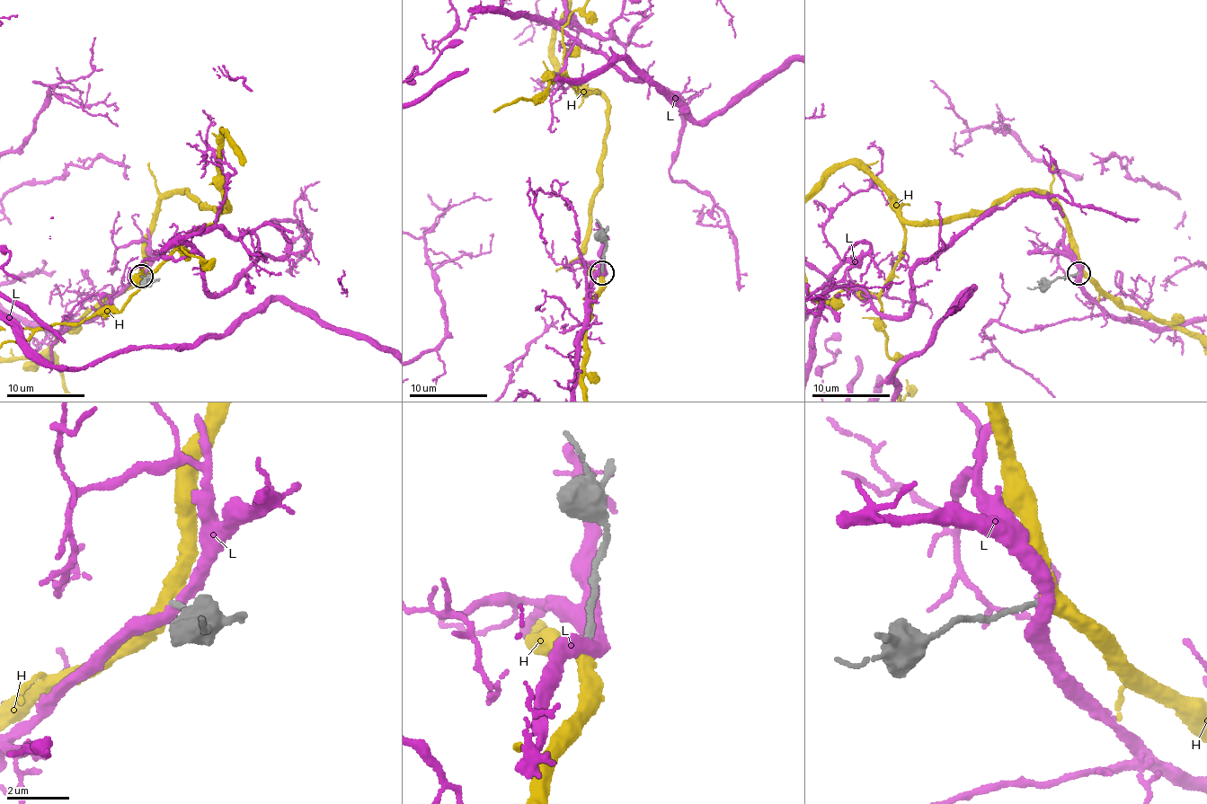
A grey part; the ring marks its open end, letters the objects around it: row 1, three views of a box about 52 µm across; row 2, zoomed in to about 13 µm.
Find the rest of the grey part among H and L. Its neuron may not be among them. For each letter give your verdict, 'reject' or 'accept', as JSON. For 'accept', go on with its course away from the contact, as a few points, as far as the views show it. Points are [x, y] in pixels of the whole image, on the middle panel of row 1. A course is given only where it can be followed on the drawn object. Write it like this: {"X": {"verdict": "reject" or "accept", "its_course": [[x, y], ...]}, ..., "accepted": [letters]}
{"H": {"verdict": "accept"}, "L": {"verdict": "reject"}, "accepted": ["H"]}

